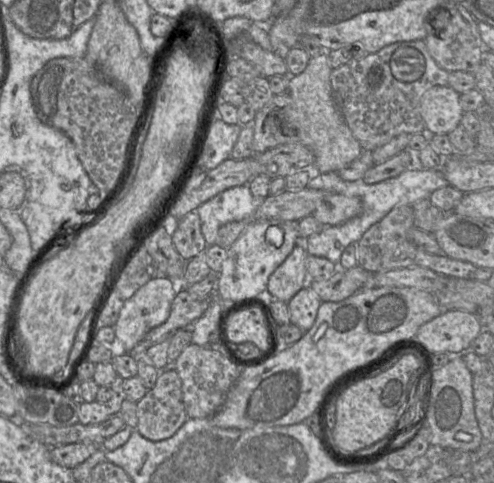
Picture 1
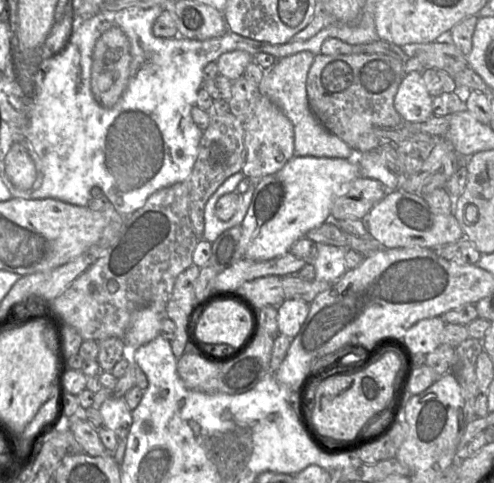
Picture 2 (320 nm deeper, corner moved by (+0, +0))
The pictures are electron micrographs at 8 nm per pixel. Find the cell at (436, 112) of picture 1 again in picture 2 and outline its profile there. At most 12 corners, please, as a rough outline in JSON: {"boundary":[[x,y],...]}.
{"boundary":[[422,72],[403,77],[394,107],[404,122],[433,116]]}

